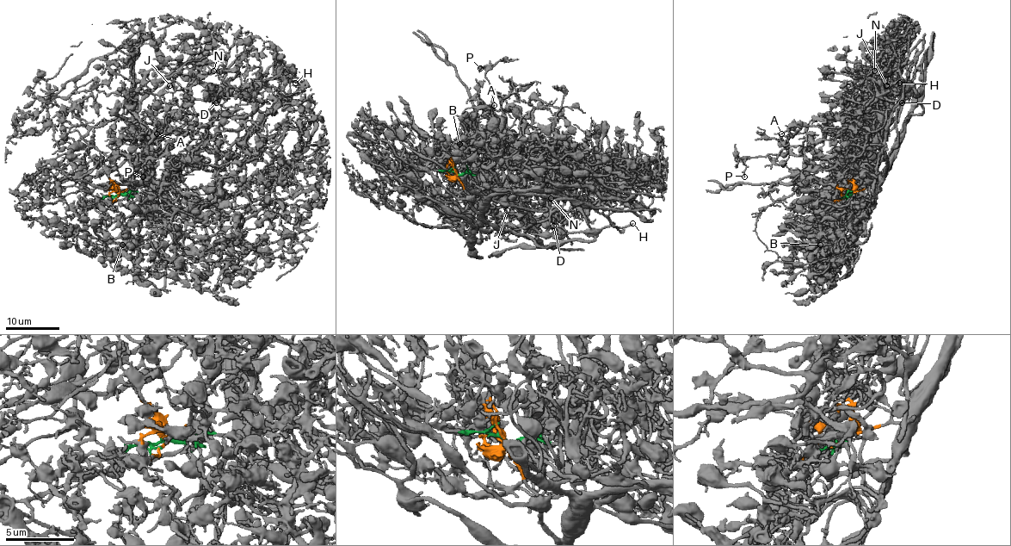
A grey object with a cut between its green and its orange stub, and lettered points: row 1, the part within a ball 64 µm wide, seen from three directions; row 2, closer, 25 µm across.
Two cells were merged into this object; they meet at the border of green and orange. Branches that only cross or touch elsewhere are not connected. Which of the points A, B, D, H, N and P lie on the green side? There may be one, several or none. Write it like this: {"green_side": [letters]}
{"green_side": ["A", "P"]}

